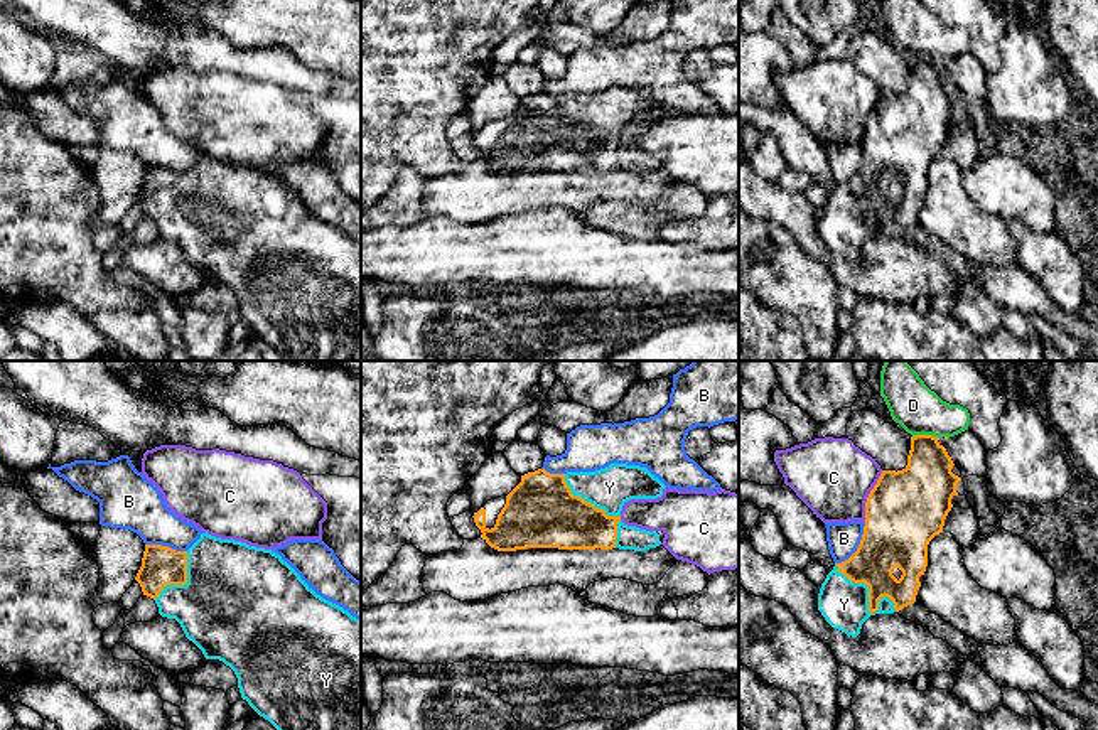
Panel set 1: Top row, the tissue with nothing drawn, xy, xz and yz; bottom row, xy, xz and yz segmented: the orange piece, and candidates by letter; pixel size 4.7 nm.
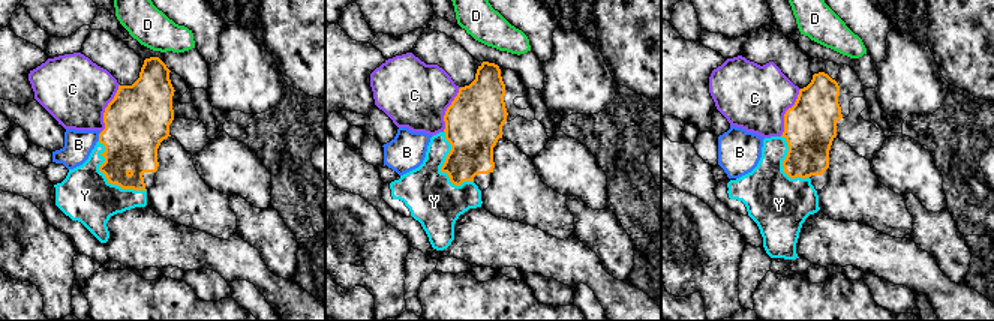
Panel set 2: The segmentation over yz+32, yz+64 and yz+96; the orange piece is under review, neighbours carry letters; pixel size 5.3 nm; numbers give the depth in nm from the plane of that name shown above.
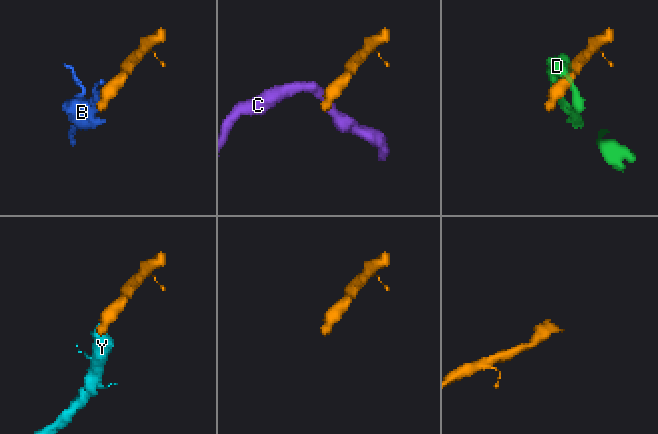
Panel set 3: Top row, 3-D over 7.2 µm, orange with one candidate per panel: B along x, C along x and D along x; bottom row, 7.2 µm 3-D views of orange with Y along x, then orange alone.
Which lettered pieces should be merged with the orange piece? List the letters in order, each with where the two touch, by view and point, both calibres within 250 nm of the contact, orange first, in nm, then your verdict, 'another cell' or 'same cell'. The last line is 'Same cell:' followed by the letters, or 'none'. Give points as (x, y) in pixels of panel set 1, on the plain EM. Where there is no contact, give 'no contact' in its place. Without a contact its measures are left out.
B: yz (859, 169) | 360/160 nm | another cell
C: yz (869, 118) | 380/360 nm | another cell
D: yz (925, 58) | 280/220 nm | another cell
Y: yz (869, 223) | 220/220 nm | same cell
Same cell: Y

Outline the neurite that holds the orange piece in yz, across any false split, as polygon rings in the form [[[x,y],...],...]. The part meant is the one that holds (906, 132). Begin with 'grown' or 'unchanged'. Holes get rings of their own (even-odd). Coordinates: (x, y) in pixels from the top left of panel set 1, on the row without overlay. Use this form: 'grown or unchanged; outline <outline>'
grown; outline [[[933,57],[911,59],[907,88],[902,93],[882,93],[865,125],[865,148],[857,174],[845,184],[835,185],[818,216],[818,233],[825,243],[847,258],[857,260],[862,246],[875,236],[894,236],[916,224],[921,209],[919,199],[928,189],[928,167],[943,155],[945,142],[951,133],[951,121],[958,116],[961,99],[951,94],[953,83]]]

